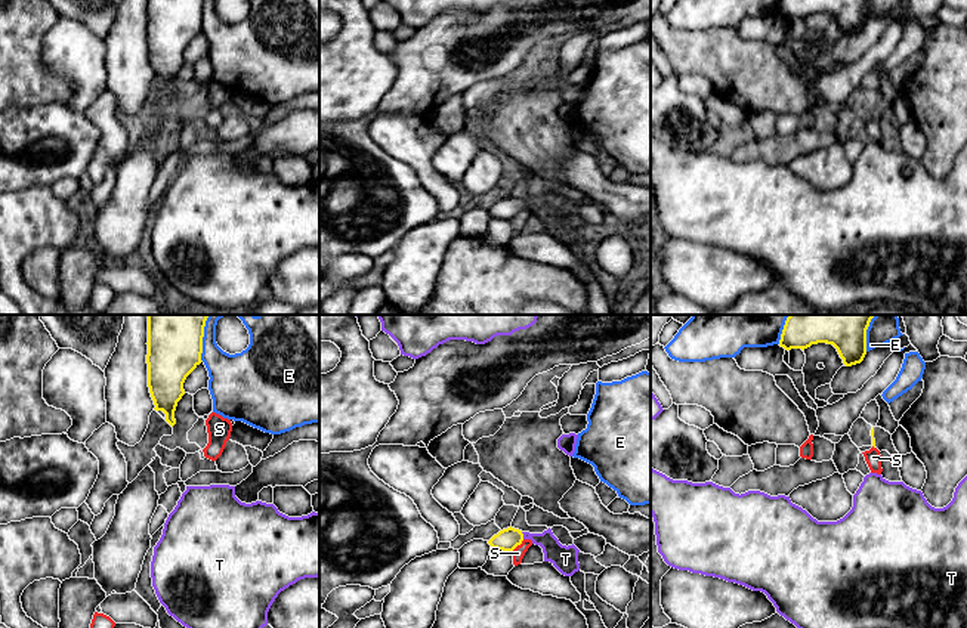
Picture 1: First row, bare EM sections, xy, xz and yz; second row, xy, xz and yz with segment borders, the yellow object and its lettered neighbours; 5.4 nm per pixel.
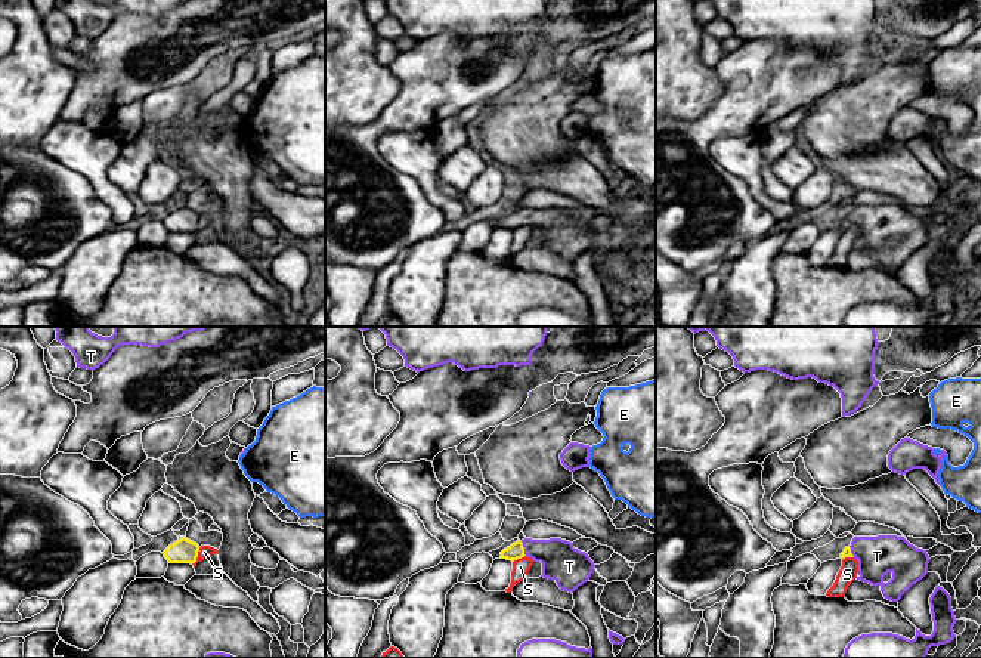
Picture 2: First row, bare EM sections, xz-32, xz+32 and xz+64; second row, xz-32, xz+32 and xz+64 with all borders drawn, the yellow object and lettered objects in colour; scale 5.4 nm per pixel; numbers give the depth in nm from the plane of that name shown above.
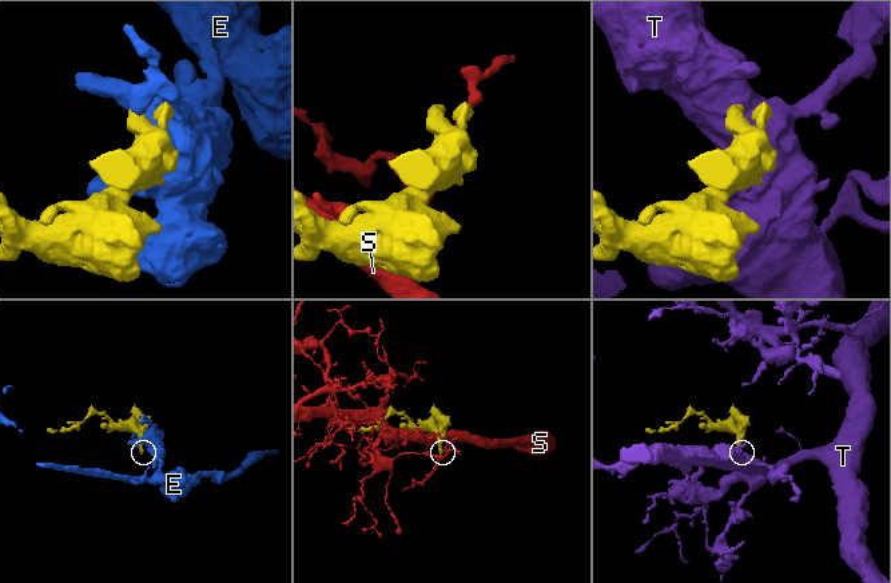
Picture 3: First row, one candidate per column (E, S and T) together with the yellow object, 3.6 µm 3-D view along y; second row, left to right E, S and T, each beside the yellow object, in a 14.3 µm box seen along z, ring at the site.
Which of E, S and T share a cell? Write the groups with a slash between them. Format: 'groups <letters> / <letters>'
groups E / S / T

